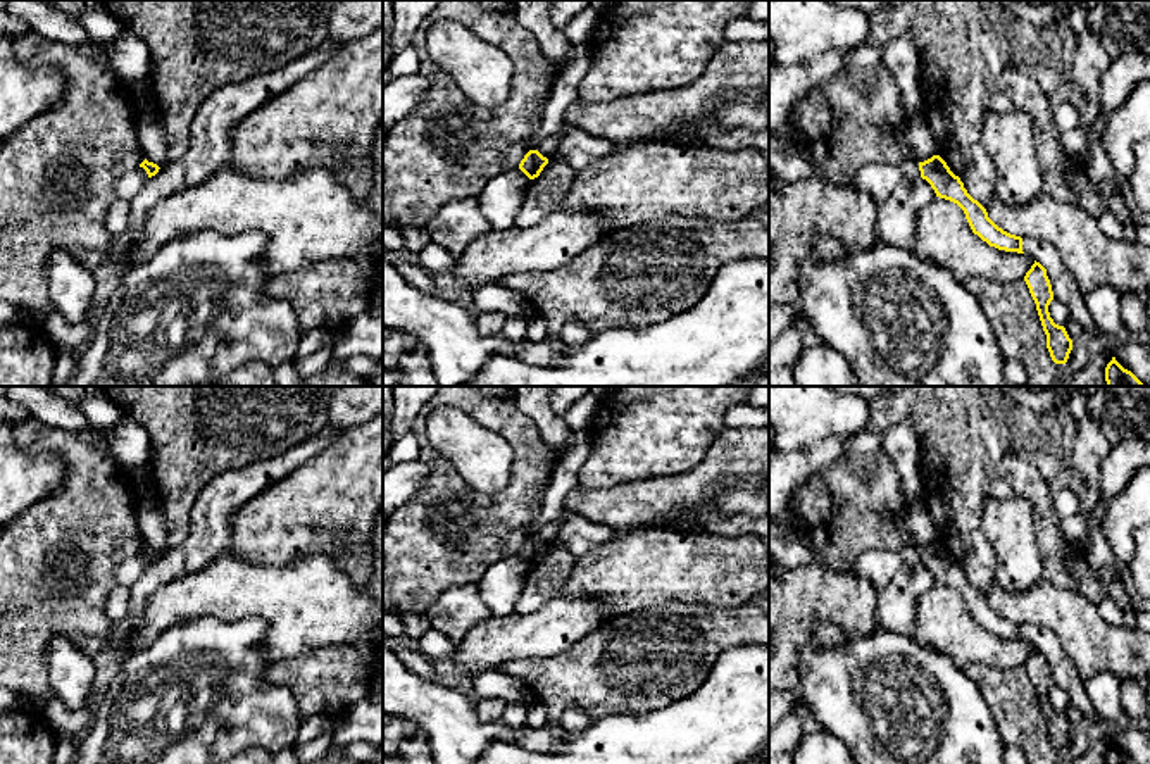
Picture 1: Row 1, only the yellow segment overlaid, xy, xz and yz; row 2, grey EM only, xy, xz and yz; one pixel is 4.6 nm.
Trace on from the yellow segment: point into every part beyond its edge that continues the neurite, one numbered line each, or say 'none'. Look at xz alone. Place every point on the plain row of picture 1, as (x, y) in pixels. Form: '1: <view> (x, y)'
none

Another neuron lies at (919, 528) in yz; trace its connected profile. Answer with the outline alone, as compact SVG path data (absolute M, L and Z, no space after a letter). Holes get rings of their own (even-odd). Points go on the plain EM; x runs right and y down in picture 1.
M926 490L917 500L909 504L902 516L905 535L909 536L910 547L916 548L924 548L936 542L934 523L929 516L924 495Z

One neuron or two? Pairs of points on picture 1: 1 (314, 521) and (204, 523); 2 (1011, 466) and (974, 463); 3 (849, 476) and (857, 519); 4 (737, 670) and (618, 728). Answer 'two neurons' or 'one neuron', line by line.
1: two neurons
2: two neurons
3: one neuron
4: one neuron

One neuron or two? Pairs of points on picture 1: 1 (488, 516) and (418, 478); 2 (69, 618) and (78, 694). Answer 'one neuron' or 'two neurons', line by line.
1: two neurons
2: two neurons

